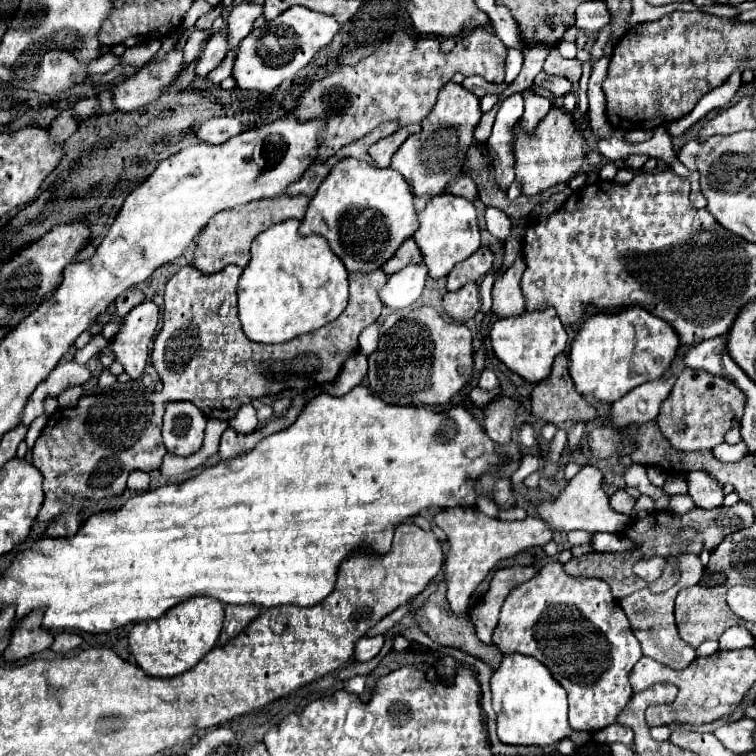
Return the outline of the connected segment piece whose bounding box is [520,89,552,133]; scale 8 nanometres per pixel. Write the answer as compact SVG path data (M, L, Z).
M524 89L522 97L524 97L524 103L526 103L526 111L524 111L524 117L520 121L522 121L522 127L532 133L534 127L538 125L538 121L548 113L552 103L550 103L550 99L540 97L530 89Z

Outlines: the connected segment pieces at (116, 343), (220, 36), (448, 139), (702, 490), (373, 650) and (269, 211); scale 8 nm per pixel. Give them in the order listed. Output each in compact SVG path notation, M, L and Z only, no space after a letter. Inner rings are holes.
M144 301L118 319L120 331L110 339L110 349L116 361L124 365L124 373L128 373L130 379L138 379L146 367L152 337L158 327L158 315L158 305Z
M220 31L206 41L206 47L194 69L196 77L206 77L214 67L222 63L224 57L226 57L226 31Z
M450 81L440 89L436 105L424 117L422 131L420 131L420 125L400 127L396 133L374 143L368 149L368 155L372 157L376 167L390 165L394 171L404 175L404 179L408 181L408 185L414 193L416 213L420 213L432 197L444 193L444 189L460 177L462 165L466 159L466 151L468 151L470 143L474 141L472 131L478 125L480 115L482 115L482 111L478 105L478 97L472 95L470 91L466 91L462 85ZM412 133L416 133L416 135L412 135ZM390 159L392 159L392 163L390 163Z
M690 471L686 481L688 481L688 495L694 499L696 507L714 509L722 505L722 499L724 499L722 485L716 479L712 479L708 473Z
M376 635L376 637L362 637L360 641L356 641L354 647L354 659L356 661L370 661L372 657L378 655L378 651L384 645L384 637Z
M280 195L274 199L260 199L260 201L252 201L248 205L238 205L236 209L228 209L224 213L218 213L216 217L212 217L210 225L204 227L204 231L196 243L194 267L198 267L206 275L218 273L230 263L244 267L250 261L250 243L254 241L254 237L258 233L266 231L268 227L272 227L274 223L280 223L280 221L286 221L292 217L302 219L306 213L308 201L310 199L304 195L300 195L300 197Z

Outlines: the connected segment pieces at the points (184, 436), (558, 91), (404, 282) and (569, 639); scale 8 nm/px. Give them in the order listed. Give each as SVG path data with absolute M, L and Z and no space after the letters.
M172 401L164 413L162 437L170 453L188 457L202 449L206 429L206 417L200 409L188 401Z
M544 71L536 75L534 83L546 87L552 95L566 95L566 93L572 89L572 83L570 83L568 79L564 79L564 77L556 77L556 75L546 75Z
M416 263L408 265L402 271L388 277L384 287L380 289L380 301L390 309L406 309L412 307L426 283L426 265Z
M558 561L544 565L530 581L518 585L504 601L500 621L494 629L492 641L502 653L522 653L538 659L546 665L552 677L568 693L568 721L574 731L596 733L612 723L622 713L632 697L632 687L628 683L628 673L642 657L642 649L630 623L620 609L618 601L612 597L608 583L592 577L570 577L564 573Z

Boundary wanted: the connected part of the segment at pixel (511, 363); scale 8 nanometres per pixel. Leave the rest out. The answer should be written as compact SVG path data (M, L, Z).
M554 309L544 311L526 311L516 317L496 319L490 327L490 343L496 357L514 373L524 377L530 383L540 383L548 377L552 361L566 349L568 335L560 323Z

